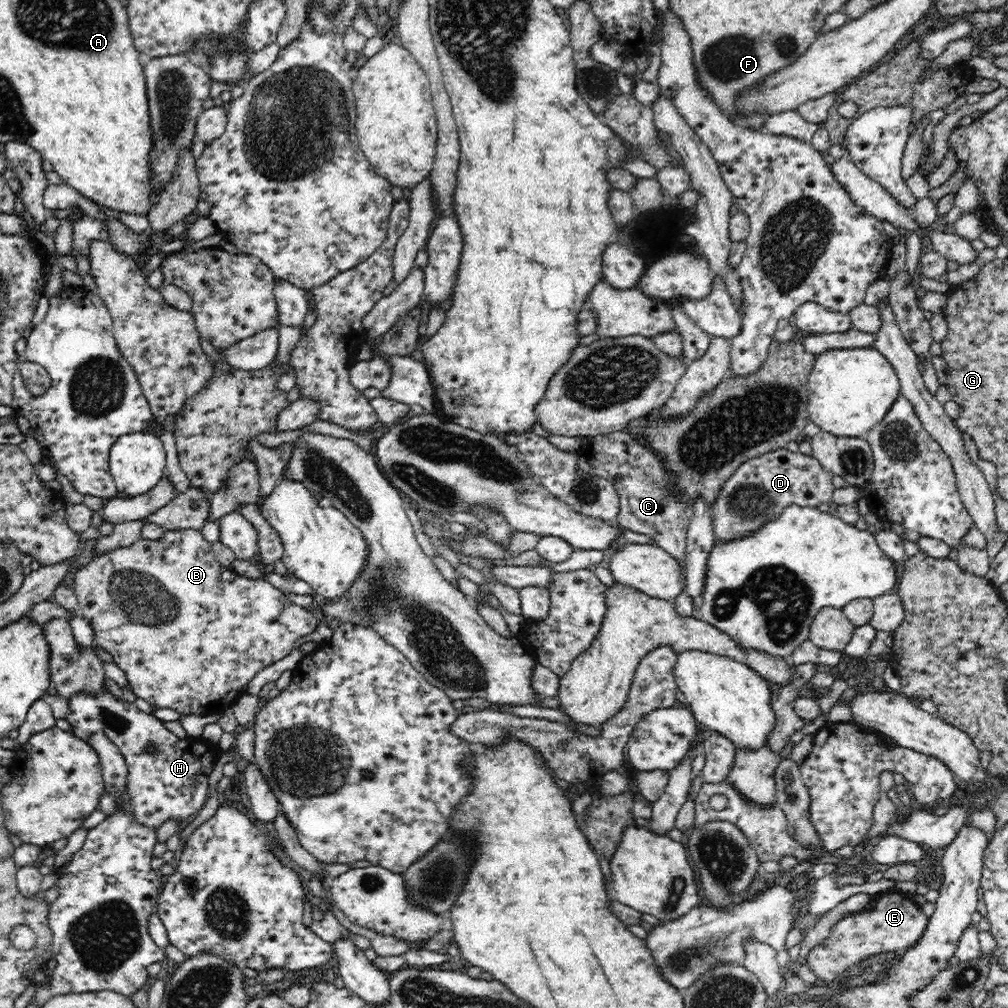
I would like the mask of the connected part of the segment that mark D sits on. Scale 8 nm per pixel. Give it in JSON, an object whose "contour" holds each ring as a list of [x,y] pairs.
{"contour":[[[787,448],[744,462],[722,487],[717,501],[713,503],[715,539],[724,541],[749,534],[761,528],[770,518],[776,518],[790,504],[812,508],[824,502],[832,504],[834,476],[816,458],[800,452],[794,454]]]}

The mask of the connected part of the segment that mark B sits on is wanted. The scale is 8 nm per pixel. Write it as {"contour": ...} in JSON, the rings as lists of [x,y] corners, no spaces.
{"contour":[[[192,528],[186,529],[176,529],[176,530],[168,530],[158,539],[158,540],[148,540],[146,538],[142,538],[137,540],[133,546],[126,546],[123,548],[118,548],[117,550],[112,550],[110,553],[106,552],[102,555],[98,555],[96,550],[94,550],[94,555],[90,563],[81,566],[70,578],[68,581],[74,590],[74,594],[77,596],[77,599],[81,605],[81,614],[88,623],[90,623],[90,628],[94,631],[94,644],[99,644],[110,652],[112,655],[112,660],[114,663],[118,665],[118,668],[124,672],[126,675],[126,680],[128,680],[128,688],[132,690],[132,692],[136,695],[136,697],[140,697],[144,699],[149,705],[157,706],[158,708],[171,708],[178,712],[178,714],[222,714],[222,710],[230,709],[232,705],[235,704],[236,700],[243,694],[247,692],[248,684],[254,680],[253,678],[260,672],[263,668],[278,662],[278,660],[282,660],[285,656],[288,656],[290,652],[294,649],[294,644],[297,642],[299,638],[302,636],[306,636],[306,634],[310,634],[316,630],[318,626],[318,622],[312,613],[312,610],[305,609],[304,607],[298,606],[292,603],[284,593],[282,593],[277,588],[274,588],[265,578],[252,580],[246,577],[241,577],[237,573],[235,573],[231,568],[227,569],[225,566],[220,565],[215,558],[212,543],[208,542],[208,540],[204,539],[202,533],[199,530],[194,530]]]}

